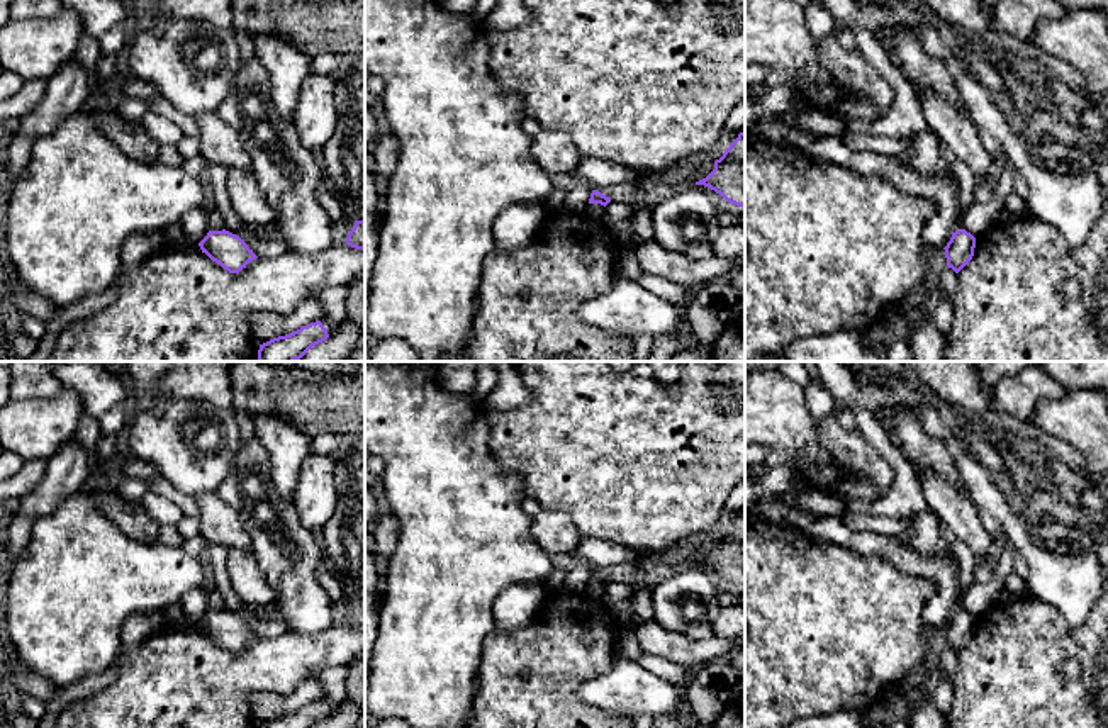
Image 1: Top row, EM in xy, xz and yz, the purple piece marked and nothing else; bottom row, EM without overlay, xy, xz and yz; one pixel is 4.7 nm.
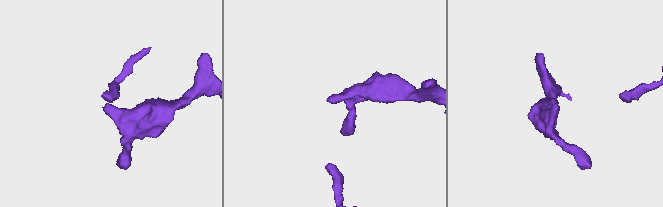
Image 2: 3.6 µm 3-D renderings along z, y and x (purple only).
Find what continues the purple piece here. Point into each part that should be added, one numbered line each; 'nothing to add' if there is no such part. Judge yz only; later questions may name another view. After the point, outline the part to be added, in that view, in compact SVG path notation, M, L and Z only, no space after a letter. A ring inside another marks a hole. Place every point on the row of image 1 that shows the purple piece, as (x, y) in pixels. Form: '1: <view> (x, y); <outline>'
nothing to add

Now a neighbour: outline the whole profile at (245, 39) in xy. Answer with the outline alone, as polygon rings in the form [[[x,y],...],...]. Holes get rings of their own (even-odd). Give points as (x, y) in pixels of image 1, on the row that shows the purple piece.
[[[236,31],[236,42],[239,48],[239,61],[244,63],[251,56],[255,56],[255,44],[253,44],[253,36],[244,31]]]

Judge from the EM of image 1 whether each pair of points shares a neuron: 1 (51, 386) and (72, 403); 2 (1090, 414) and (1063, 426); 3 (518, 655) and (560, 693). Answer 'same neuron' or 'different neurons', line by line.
1: different neurons
2: same neuron
3: same neuron

